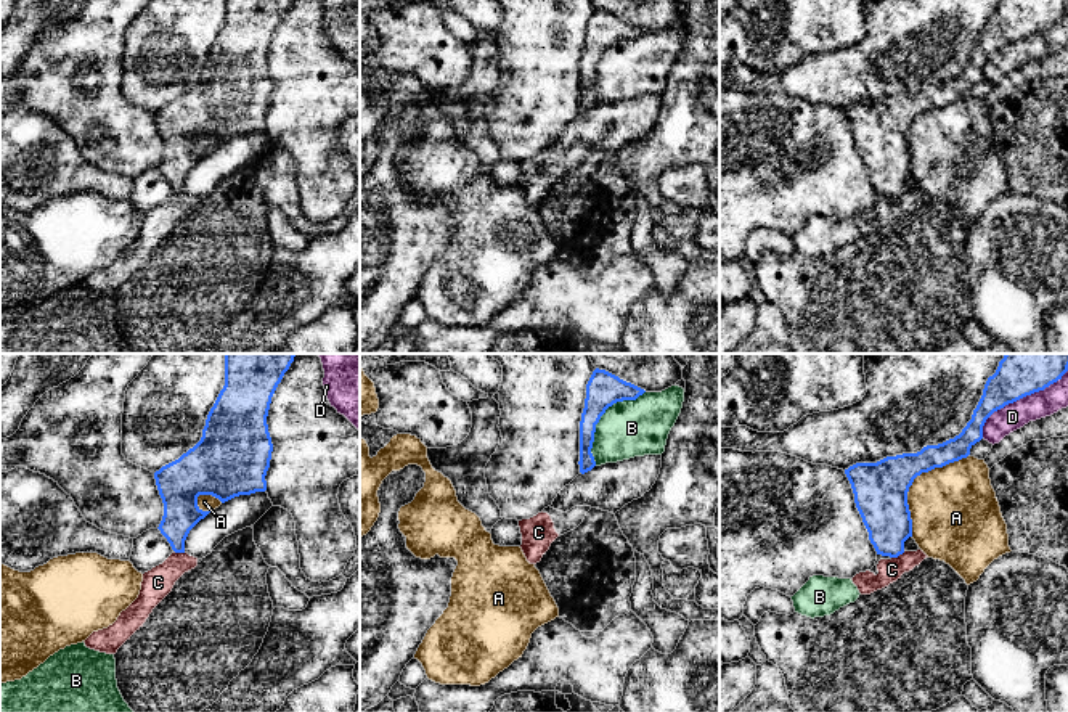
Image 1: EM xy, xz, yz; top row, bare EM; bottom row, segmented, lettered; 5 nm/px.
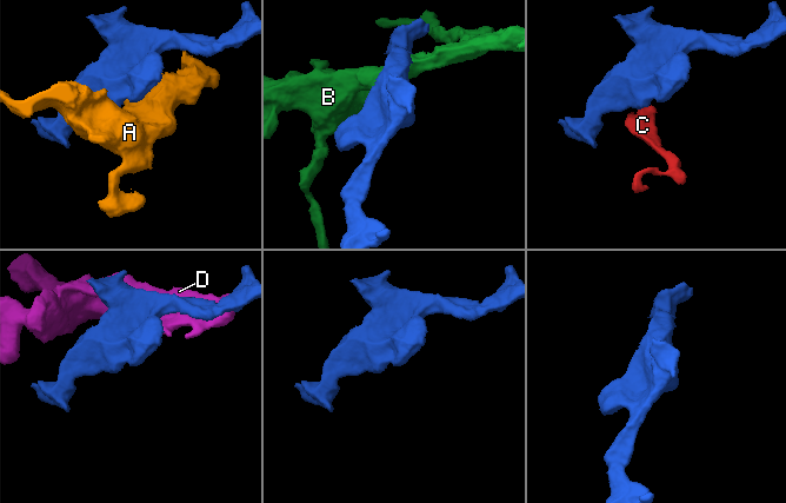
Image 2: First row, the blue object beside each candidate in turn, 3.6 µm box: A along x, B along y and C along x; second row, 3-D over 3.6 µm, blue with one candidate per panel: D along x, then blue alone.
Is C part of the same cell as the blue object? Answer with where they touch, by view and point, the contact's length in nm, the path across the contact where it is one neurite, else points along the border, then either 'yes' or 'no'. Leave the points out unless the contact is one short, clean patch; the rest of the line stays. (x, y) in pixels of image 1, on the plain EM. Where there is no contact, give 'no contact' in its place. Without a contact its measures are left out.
meets blue in yz at (898, 195); contact 80 nm long; border along yz (904, 192), (892, 198); no

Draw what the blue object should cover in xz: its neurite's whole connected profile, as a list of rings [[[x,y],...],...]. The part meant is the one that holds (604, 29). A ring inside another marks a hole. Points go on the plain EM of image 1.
[[[596,8],[586,24],[585,48],[580,61],[580,113],[596,106],[591,93],[596,64],[609,47],[623,40],[636,40],[646,31],[620,19],[618,16]]]

